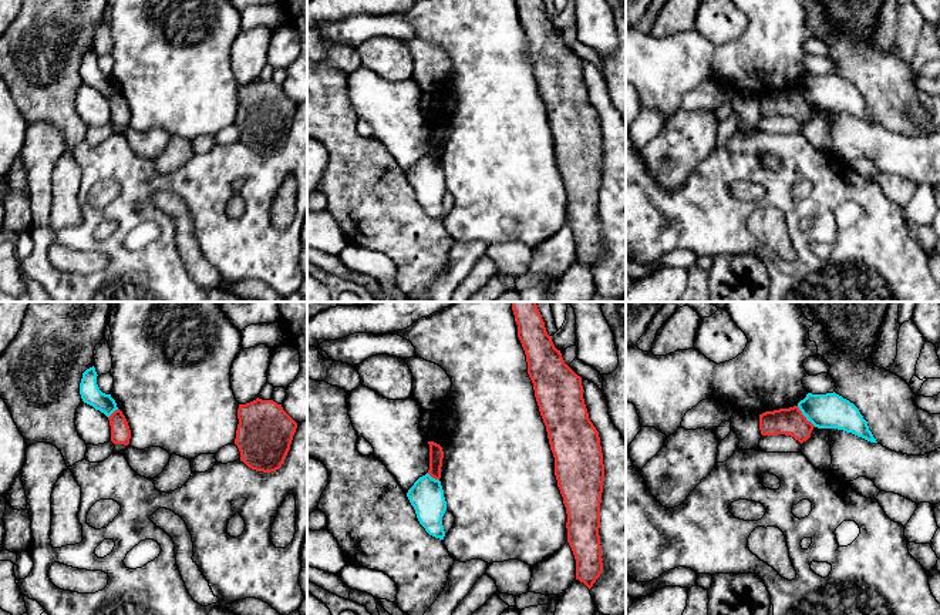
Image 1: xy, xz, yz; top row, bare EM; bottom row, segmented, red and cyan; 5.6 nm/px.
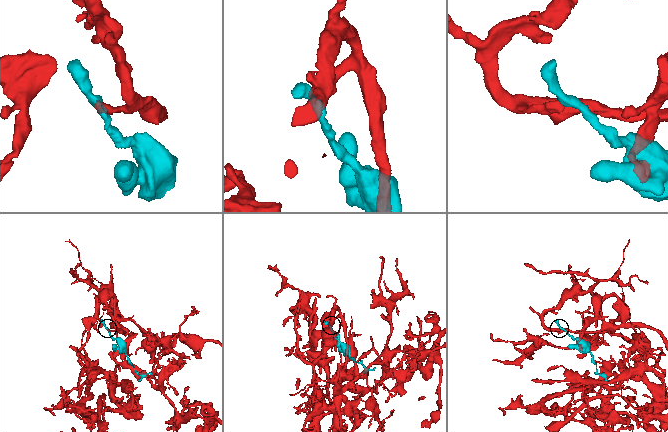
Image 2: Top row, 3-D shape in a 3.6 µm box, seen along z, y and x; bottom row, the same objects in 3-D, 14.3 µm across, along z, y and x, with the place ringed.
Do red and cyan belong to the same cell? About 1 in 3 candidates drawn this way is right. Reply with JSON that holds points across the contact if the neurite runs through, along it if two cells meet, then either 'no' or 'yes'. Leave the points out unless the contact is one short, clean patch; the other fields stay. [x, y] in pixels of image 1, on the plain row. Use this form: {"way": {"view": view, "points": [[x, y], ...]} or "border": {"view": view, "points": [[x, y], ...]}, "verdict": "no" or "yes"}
{"border": {"view": "yz", "points": [[797, 87], [815, 107]]}, "verdict": "no"}

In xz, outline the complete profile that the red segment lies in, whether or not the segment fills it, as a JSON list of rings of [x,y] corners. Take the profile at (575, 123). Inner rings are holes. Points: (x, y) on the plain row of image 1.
[[[543,0],[515,3],[555,138],[576,261],[590,270],[603,253],[599,209],[604,145],[599,112],[589,100],[582,58],[565,44]]]

